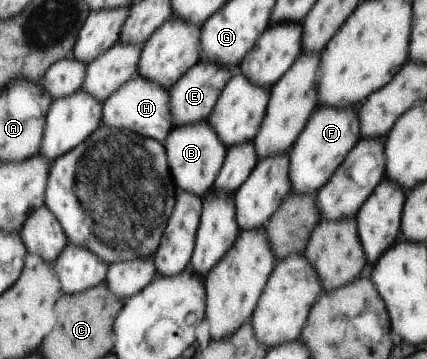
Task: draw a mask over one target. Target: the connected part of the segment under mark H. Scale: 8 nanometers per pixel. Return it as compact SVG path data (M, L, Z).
M137 74L118 89L117 93L106 99L104 124L111 129L125 129L164 144L174 129L172 93L169 89L165 89L165 85L157 85L157 81Z

